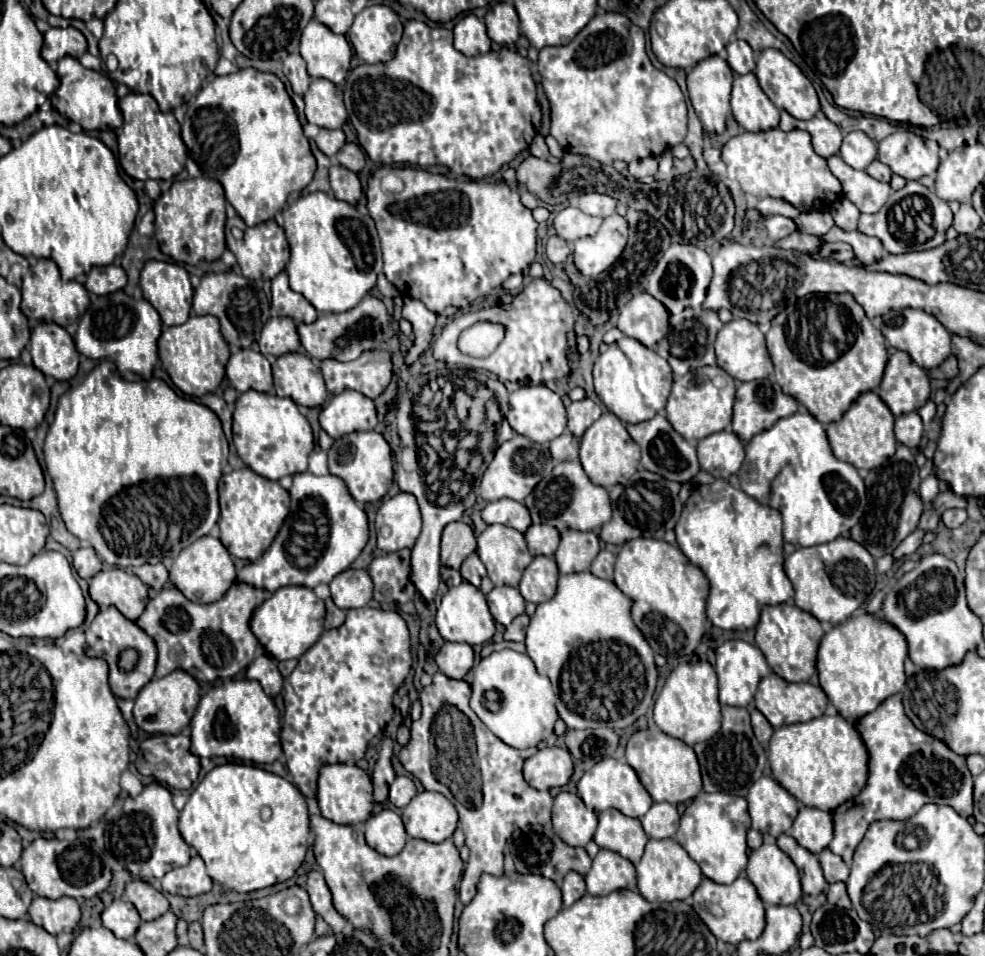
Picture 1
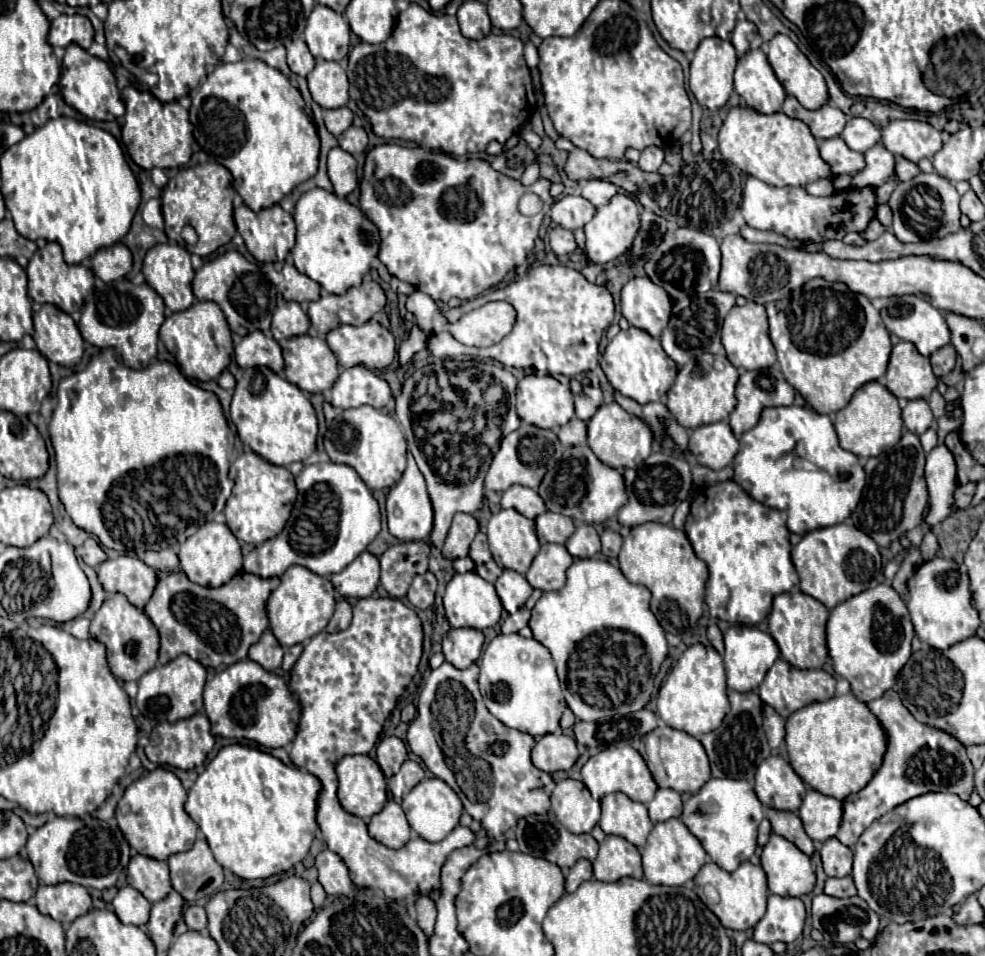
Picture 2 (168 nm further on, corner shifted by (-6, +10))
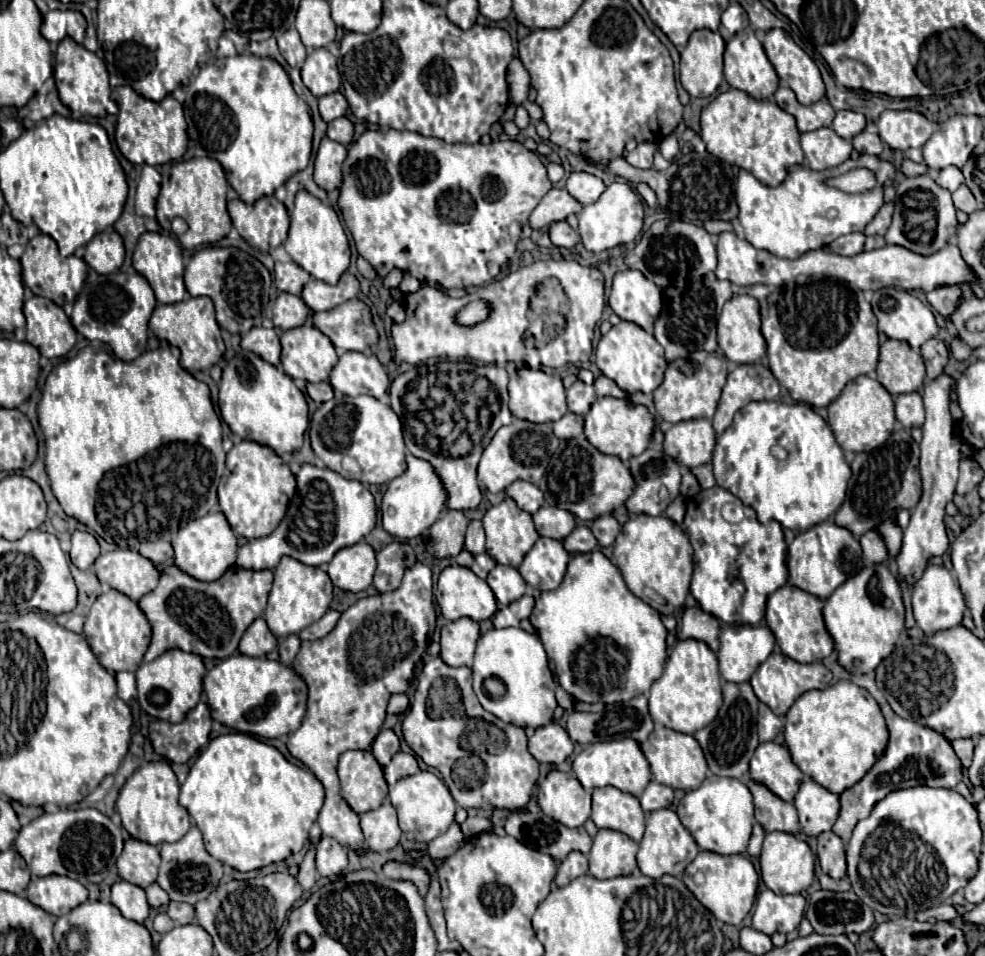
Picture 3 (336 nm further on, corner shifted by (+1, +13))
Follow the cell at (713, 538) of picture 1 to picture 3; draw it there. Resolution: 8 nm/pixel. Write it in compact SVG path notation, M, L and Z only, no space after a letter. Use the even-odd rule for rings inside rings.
M717 485L687 499L683 527L693 545L695 563L691 595L705 613L711 613L723 623L757 625L765 615L767 595L787 583L787 543L783 539L783 527L777 521L771 521L769 527L761 525L751 507L743 507L745 519L741 523L727 523L721 517L725 503L737 503L737 499Z

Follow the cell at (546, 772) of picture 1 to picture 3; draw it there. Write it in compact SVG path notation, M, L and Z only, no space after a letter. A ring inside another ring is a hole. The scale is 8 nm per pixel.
M551 721L549 725L535 729L533 737L529 739L529 753L539 763L559 765L573 753L573 741L559 723Z

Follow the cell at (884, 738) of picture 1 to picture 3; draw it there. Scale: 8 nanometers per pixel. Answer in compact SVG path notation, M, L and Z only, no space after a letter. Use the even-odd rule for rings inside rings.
M881 705L881 711L885 715L887 729L891 733L889 745L887 745L883 757L869 769L869 773L859 783L855 783L853 787L849 787L847 791L841 793L841 813L839 813L839 819L833 825L833 831L845 843L849 841L851 831L857 825L857 821L865 819L871 813L873 805L877 801L881 801L887 793L891 793L895 789L917 787L917 785L953 789L963 777L959 759L955 757L955 751L951 749L951 743L943 735L939 735L933 729L927 729L927 727L915 723L915 721L901 719L899 715L893 713L893 709L889 705Z

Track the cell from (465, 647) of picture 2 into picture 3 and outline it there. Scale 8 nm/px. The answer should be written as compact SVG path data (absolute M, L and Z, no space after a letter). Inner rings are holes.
M467 617L447 623L441 629L441 659L451 667L471 667L479 623Z

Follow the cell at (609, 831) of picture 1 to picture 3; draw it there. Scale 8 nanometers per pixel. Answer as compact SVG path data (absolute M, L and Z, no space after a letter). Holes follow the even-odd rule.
M601 787L593 791L591 819L599 829L613 829L641 841L645 831L645 813L639 799L615 787Z

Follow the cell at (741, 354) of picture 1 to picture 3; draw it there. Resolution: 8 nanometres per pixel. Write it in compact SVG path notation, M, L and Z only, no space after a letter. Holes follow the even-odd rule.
M735 295L725 305L717 319L717 341L721 351L729 361L735 363L757 363L765 357L765 339L761 335L761 319L759 319L759 303L751 295Z

